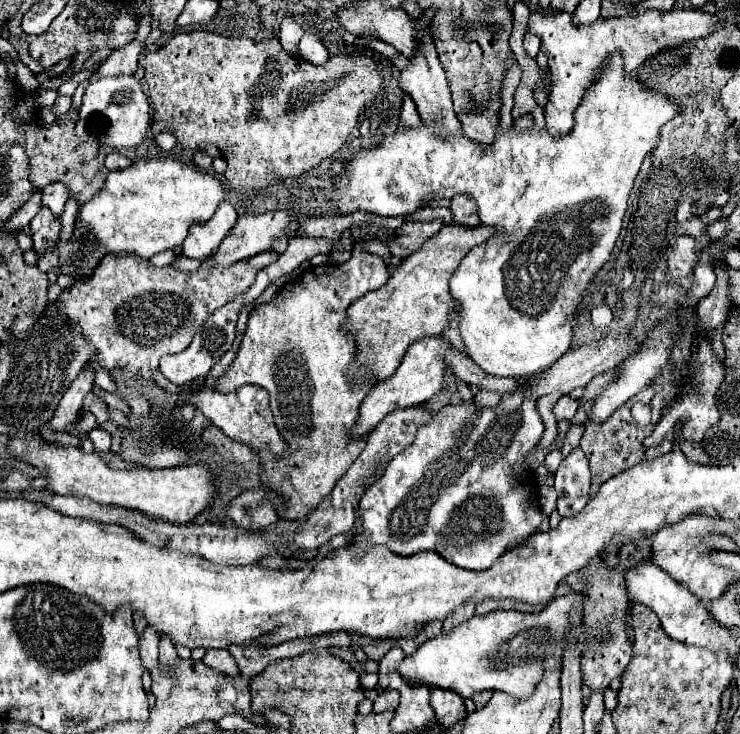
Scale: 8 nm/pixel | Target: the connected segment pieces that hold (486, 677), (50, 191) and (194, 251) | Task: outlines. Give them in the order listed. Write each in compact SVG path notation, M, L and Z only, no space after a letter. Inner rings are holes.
M566 594L566 596L554 598L542 612L536 612L536 614L524 614L516 610L508 610L508 612L494 610L494 612L488 612L486 616L472 616L468 622L458 624L450 634L440 634L420 644L414 654L406 656L400 662L398 672L410 686L426 684L430 688L456 692L462 698L472 698L480 690L500 690L516 698L526 698L532 694L544 670L552 668L552 664L558 666L562 662L562 652L566 642L566 616L574 606L584 604L584 600L586 596L582 594L574 594L574 596Z
M50 184L46 190L42 190L42 206L48 208L54 216L62 216L64 204L66 204L66 186L64 184Z
M222 204L222 208L218 208L218 212L206 224L202 226L194 224L194 228L190 228L182 244L182 254L186 258L194 258L200 262L210 260L218 252L224 238L234 228L236 220L238 220L236 210L230 208L230 204Z

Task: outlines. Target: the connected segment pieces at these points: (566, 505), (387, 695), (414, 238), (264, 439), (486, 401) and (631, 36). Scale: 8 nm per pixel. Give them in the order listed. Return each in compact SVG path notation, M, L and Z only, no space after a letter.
M580 448L572 450L572 454L562 460L554 478L554 488L558 492L558 514L562 518L570 518L590 500L590 470L584 452Z
M384 690L376 700L374 700L374 712L380 714L380 712L386 712L386 710L396 710L398 706L398 692L396 690Z
M432 220L432 222L406 222L402 228L398 228L396 238L388 242L388 248L392 256L396 258L408 258L412 252L416 252L430 236L434 236L444 222Z
M242 386L234 394L220 394L220 392L202 388L190 396L188 404L196 404L208 420L212 420L228 438L236 442L258 446L258 448L268 448L274 454L282 454L286 450L286 444L280 438L274 426L274 416L268 408L268 392L258 386Z
M480 390L476 396L474 396L474 402L478 406L496 406L500 400L500 394L498 392L492 392L492 390Z
M648 10L634 18L599 18L592 26L576 26L572 24L572 16L564 12L558 12L556 16L530 14L528 30L540 36L542 48L548 54L548 64L552 68L552 92L544 108L548 132L552 136L570 132L574 124L572 114L580 104L584 90L596 80L604 60L612 52L622 52L626 72L634 72L648 56L654 56L658 50L666 46L678 46L680 42L708 36L716 28L718 18L720 16L710 16L700 10Z

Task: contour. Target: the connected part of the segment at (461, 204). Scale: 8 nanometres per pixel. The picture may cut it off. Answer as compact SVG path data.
M456 196L452 198L452 206L450 206L454 218L452 224L458 226L466 226L466 228L476 228L480 224L478 220L478 212L474 208L474 202L468 196Z

